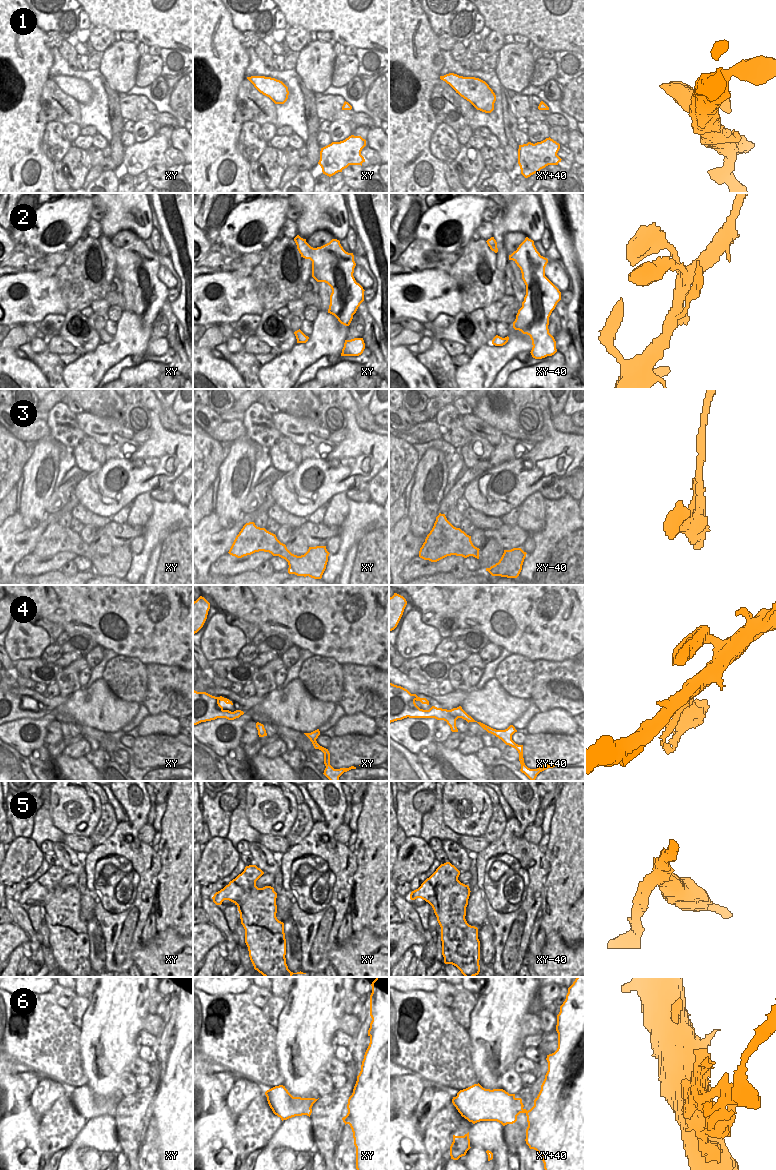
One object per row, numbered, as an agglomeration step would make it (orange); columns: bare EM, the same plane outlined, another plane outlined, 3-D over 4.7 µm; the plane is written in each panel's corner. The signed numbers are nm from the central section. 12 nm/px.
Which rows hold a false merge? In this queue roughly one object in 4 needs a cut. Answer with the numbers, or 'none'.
6

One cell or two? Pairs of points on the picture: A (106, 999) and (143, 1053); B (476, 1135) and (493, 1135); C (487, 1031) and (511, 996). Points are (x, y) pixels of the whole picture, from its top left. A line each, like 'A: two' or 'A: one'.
A: two
B: one
C: one

